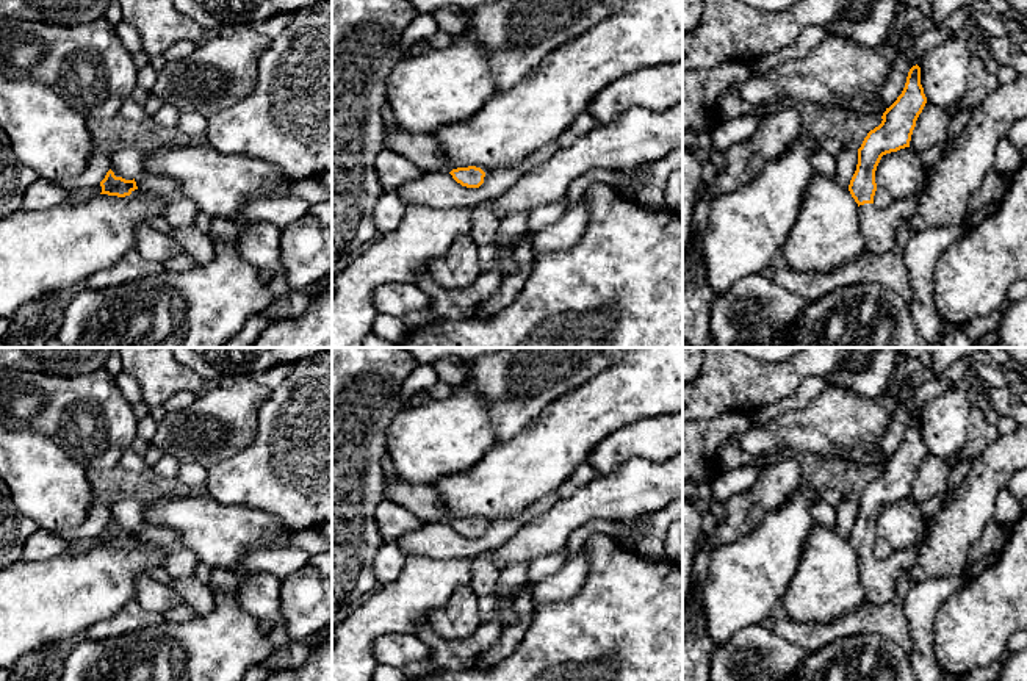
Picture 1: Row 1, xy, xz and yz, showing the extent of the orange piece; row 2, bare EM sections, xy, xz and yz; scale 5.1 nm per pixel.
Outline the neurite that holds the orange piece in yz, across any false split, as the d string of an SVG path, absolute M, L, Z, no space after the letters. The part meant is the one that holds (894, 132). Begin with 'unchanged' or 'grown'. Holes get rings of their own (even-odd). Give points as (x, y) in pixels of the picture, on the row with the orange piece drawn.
grown | M916 64L910 69L905 88L897 100L886 108L881 116L881 124L870 130L864 138L861 147L858 149L858 164L856 171L850 180L849 191L859 208L861 233L864 236L866 250L872 255L883 255L889 252L897 243L895 233L903 225L903 222L917 211L921 197L924 196L928 177L935 166L925 166L925 183L922 193L917 199L892 199L886 208L874 207L874 196L877 191L875 171L883 155L897 152L900 149L910 147L911 135L916 127L916 121L927 103L924 88L921 85L921 67Z

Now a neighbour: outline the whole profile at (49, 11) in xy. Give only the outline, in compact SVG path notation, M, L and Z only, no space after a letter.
M0 0L0 19L77 25L103 17L111 0Z

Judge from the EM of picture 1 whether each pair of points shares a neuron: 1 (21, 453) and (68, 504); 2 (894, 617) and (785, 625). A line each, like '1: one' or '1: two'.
1: one
2: one

